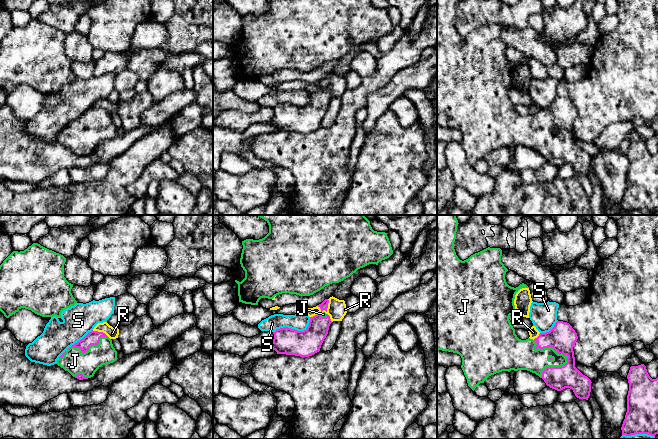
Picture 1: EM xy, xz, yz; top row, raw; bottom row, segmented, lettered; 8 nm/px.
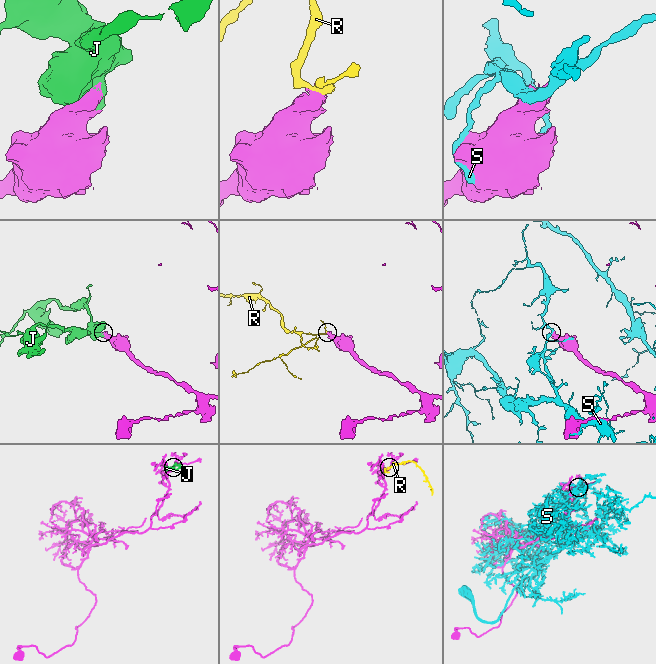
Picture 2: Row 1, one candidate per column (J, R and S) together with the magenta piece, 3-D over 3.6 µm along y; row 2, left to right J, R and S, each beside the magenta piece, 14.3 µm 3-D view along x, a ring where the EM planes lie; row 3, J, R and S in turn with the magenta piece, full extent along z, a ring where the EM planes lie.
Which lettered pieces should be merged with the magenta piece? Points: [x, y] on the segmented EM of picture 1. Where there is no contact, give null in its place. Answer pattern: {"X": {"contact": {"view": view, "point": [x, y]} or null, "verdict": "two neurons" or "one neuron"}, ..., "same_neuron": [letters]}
{"J": {"contact": {"view": "yz", "point": [552, 346]}, "verdict": "one neuron"}, "R": {"contact": {"view": "xz", "point": [322, 310]}, "verdict": "two neurons"}, "S": {"contact": {"view": "xz", "point": [295, 330]}, "verdict": "two neurons"}, "same_neuron": ["J"]}

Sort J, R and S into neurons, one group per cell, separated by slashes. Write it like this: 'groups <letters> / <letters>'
groups J / R / S

